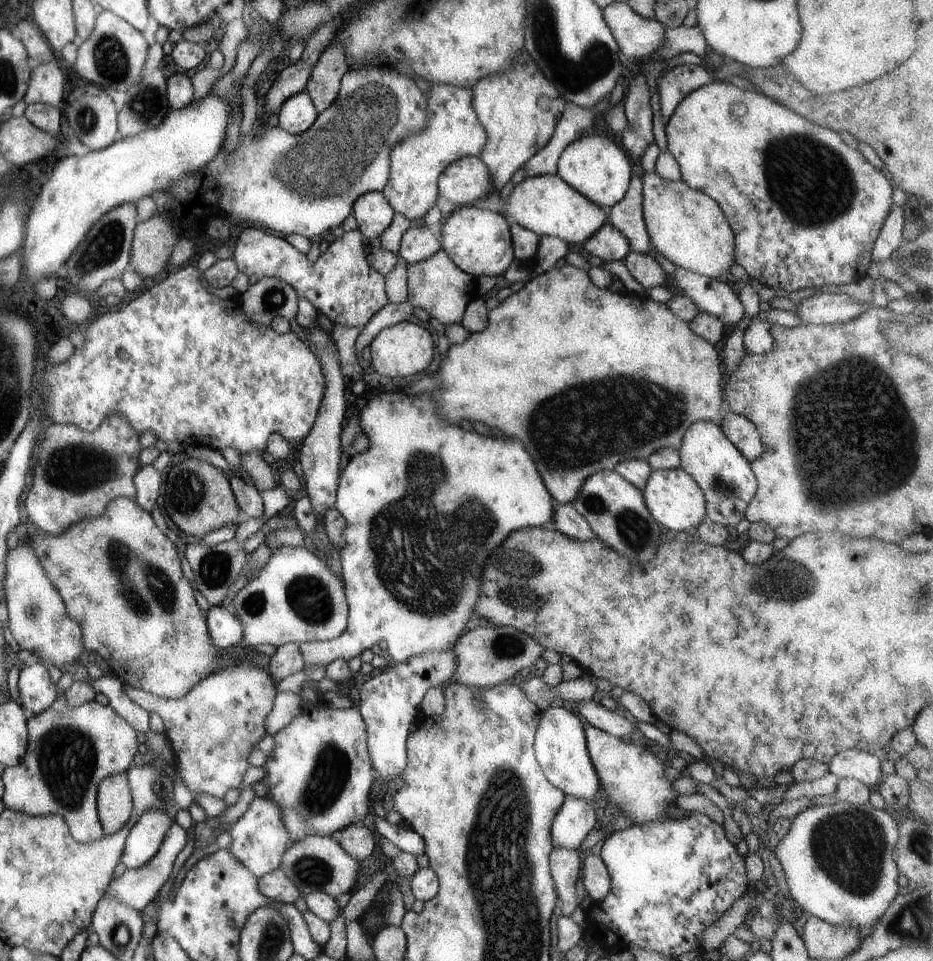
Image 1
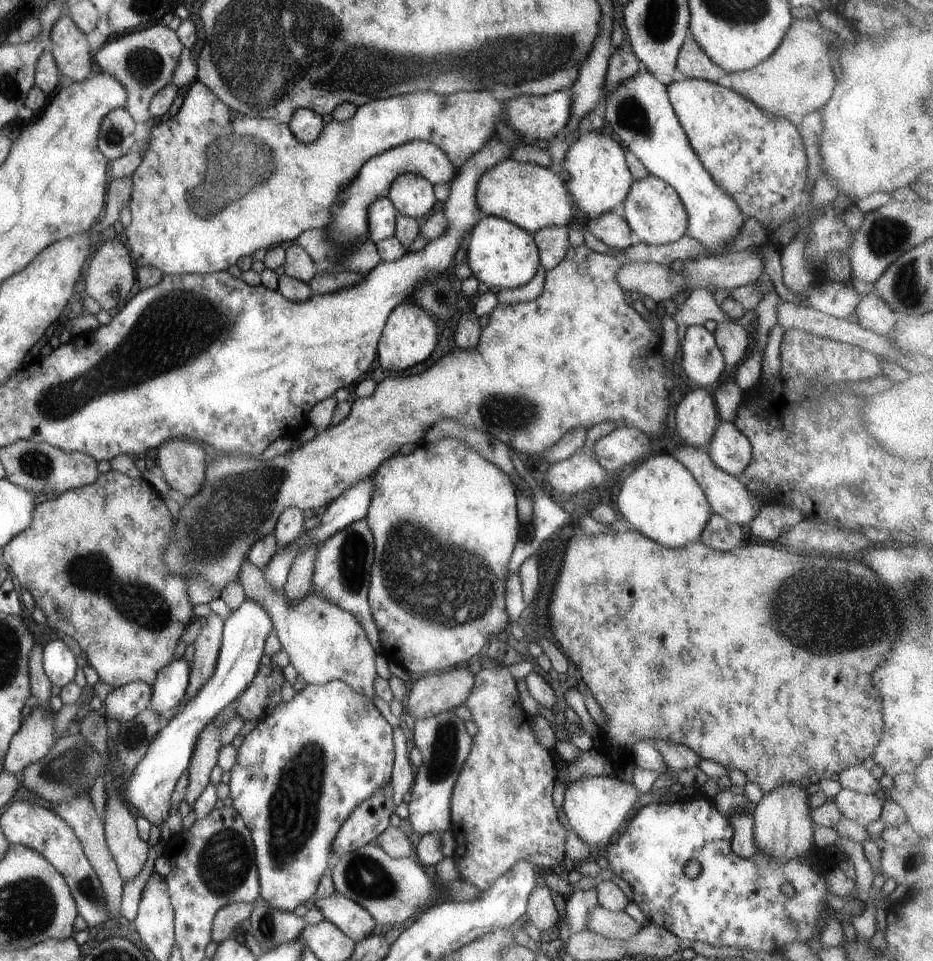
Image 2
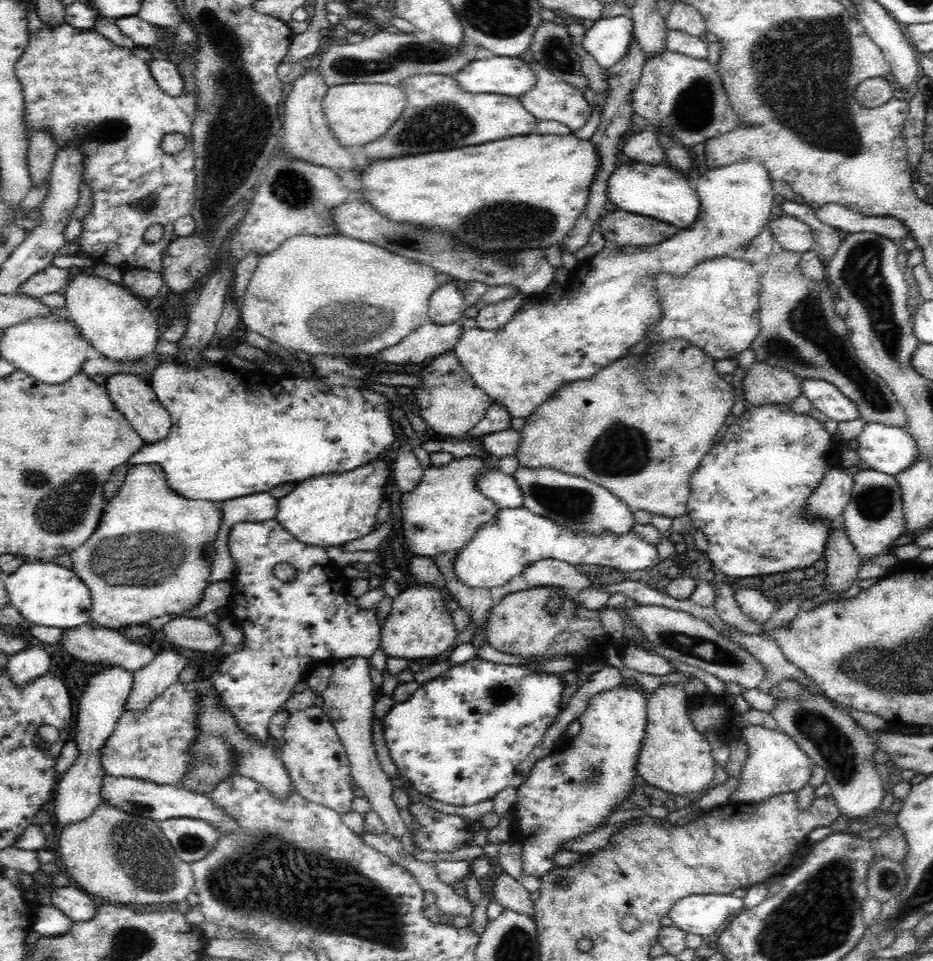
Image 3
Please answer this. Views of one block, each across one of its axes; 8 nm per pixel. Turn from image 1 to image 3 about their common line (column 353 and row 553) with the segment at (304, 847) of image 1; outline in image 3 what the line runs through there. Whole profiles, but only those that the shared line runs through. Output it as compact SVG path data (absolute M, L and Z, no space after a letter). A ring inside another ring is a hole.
M858 469L852 478L851 495L841 517L842 526L846 527L857 554L863 561L891 553L894 548L887 547L888 544L894 542L906 529L906 513L898 479L876 469Z

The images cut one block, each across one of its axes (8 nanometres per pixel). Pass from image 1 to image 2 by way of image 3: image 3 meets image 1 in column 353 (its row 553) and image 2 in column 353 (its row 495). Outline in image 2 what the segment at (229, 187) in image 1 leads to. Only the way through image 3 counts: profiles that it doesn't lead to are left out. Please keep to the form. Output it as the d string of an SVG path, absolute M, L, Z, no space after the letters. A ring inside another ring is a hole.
M196 80L190 84L177 113L150 128L150 137L145 154L140 157L137 168L133 170L130 176L132 182L131 194L128 200L130 222L127 228L120 232L120 236L128 247L135 268L151 266L151 268L157 268L163 275L187 273L204 275L210 272L227 271L231 265L235 265L235 262L241 256L250 255L261 248L267 251L279 242L293 242L299 236L299 233L304 230L326 227L331 222L331 204L335 204L335 198L339 196L339 192L343 192L343 188L347 188L347 184L351 184L351 180L355 180L359 168L370 158L375 158L375 156L379 156L379 154L394 146L411 141L431 142L437 148L443 150L443 154L451 160L451 164L455 166L456 170L459 169L461 164L473 152L477 152L487 140L491 140L491 136L495 136L495 124L503 120L502 102L502 100L493 98L491 92L483 89L481 89L481 92L455 92L455 94L449 94L449 96L439 96L439 94L433 94L433 92L415 92L415 94L403 94L403 96L393 96L393 98L385 98L385 100L373 100L373 102L365 102L365 104L357 106L349 120L329 120L329 123L324 124L321 128L319 136L305 144L299 142L293 136L288 125L276 123L274 119L249 118L240 115L235 110L231 110L202 82Z

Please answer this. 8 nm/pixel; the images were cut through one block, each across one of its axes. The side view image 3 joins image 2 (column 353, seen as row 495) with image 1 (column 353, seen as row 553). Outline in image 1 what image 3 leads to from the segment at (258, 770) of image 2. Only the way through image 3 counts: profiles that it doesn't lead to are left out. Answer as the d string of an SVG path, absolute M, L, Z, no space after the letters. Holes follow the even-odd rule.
M303 681L300 692L304 688L313 690L317 696L315 702L303 701L299 714L272 735L271 751L261 766L266 770L261 780L267 785L265 796L276 805L289 844L307 836L333 836L351 824L361 823L369 810L369 790L374 774L366 750L366 727L358 709L337 709L326 705L324 694L313 688L313 681Z

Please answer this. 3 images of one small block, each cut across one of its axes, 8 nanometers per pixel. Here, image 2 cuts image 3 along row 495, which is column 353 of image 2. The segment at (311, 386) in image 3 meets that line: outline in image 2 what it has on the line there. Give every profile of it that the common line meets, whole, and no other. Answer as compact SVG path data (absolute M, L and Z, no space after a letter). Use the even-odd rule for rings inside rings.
M427 141L403 143L382 152L375 158L370 158L359 168L355 180L351 180L351 184L347 184L347 188L343 188L343 192L339 192L339 196L335 198L335 204L331 204L331 222L325 227L327 242L331 242L339 254L355 248L361 242L367 242L369 239L367 236L367 208L377 198L387 196L391 181L397 175L415 174L434 185L449 182L455 172L455 166L443 154L443 150Z

